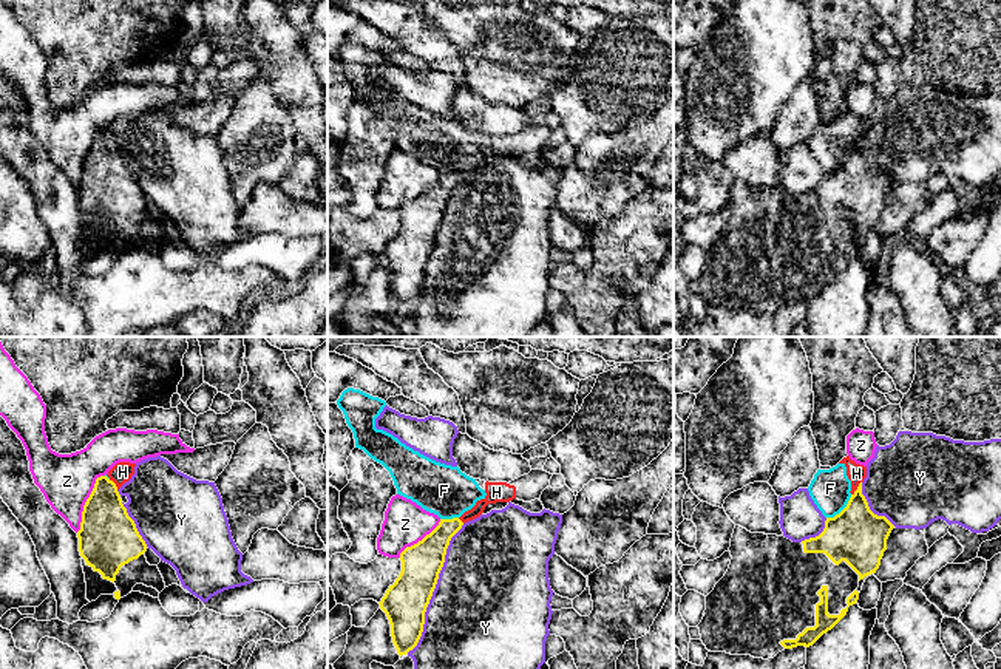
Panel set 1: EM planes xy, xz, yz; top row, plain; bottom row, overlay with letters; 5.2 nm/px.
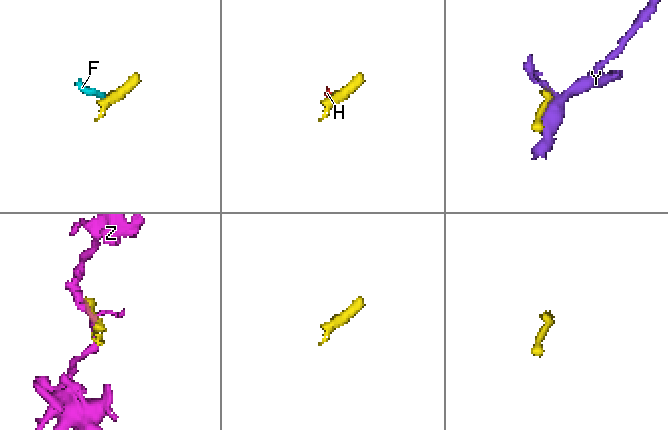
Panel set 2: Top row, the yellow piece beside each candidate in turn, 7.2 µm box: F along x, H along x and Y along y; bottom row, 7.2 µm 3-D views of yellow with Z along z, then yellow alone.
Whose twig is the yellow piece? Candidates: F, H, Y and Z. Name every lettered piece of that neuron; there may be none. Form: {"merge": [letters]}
{"merge": []}

